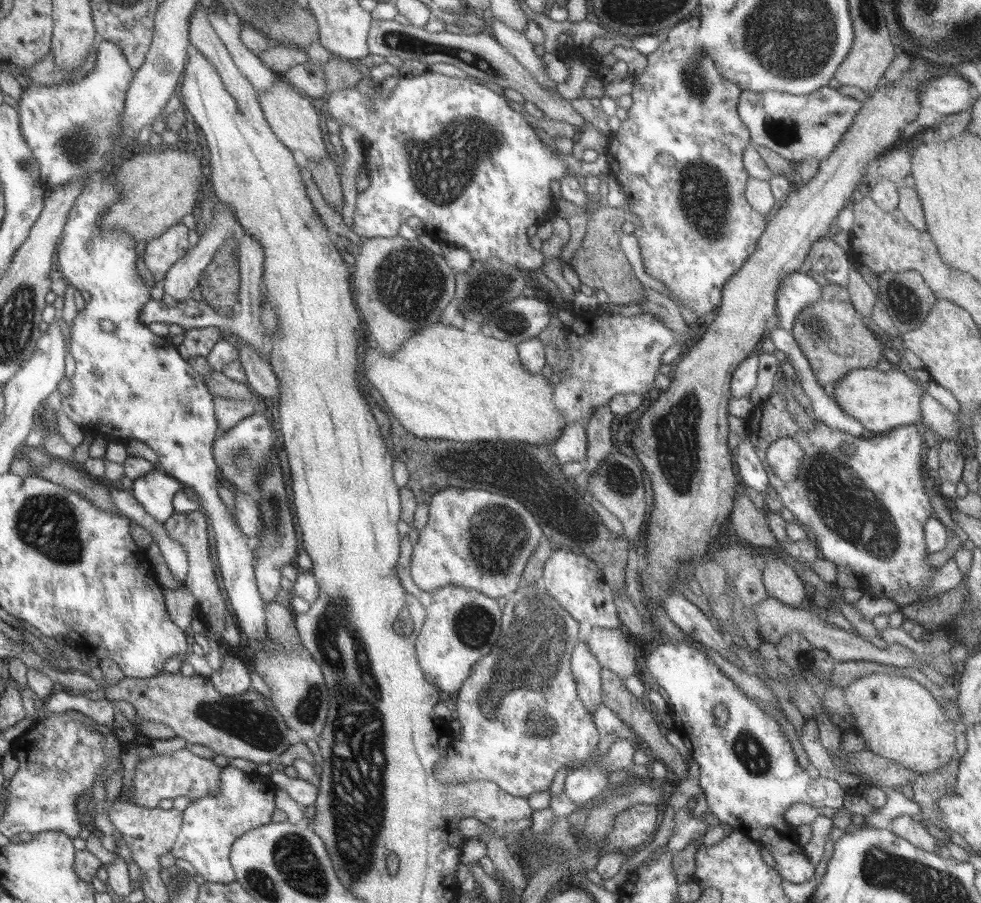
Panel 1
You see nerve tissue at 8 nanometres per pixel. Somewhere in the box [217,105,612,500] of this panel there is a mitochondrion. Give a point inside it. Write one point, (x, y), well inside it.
(441, 175)

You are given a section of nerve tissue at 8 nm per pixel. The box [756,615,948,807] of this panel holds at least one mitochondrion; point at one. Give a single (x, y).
(808, 661)

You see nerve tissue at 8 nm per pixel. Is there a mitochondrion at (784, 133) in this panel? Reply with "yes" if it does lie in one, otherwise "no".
yes

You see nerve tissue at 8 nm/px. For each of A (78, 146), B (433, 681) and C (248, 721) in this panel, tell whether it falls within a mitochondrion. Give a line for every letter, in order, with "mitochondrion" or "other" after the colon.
A: mitochondrion
B: other
C: mitochondrion

